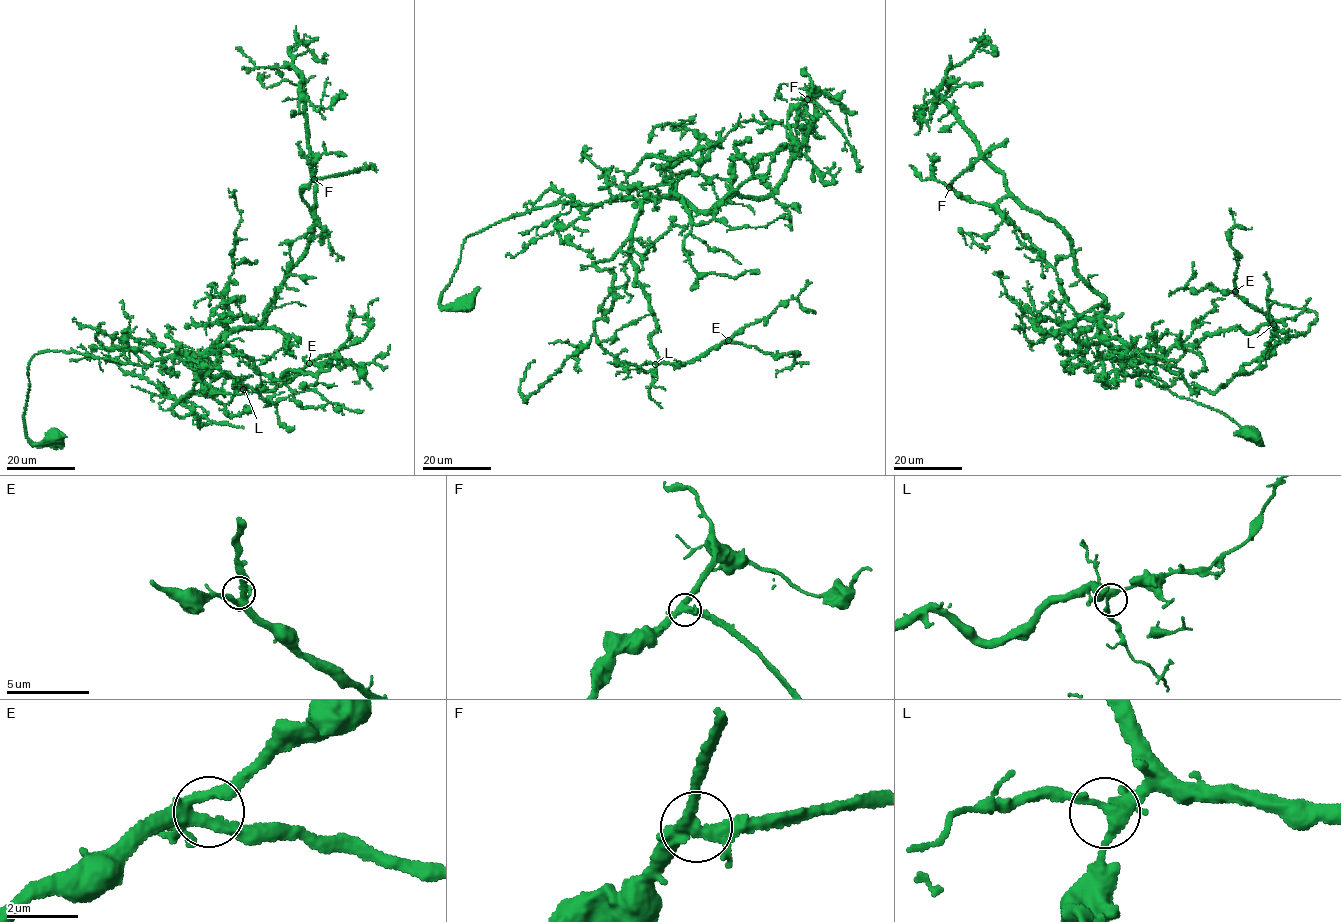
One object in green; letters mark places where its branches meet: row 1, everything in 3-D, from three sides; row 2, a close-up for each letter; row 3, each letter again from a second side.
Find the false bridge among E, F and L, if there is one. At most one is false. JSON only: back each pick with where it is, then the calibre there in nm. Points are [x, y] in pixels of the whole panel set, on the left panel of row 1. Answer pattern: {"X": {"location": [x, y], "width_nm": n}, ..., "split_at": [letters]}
{"F": {"location": [314, 179], "width_nm": 320}, "split_at": ["F"]}

